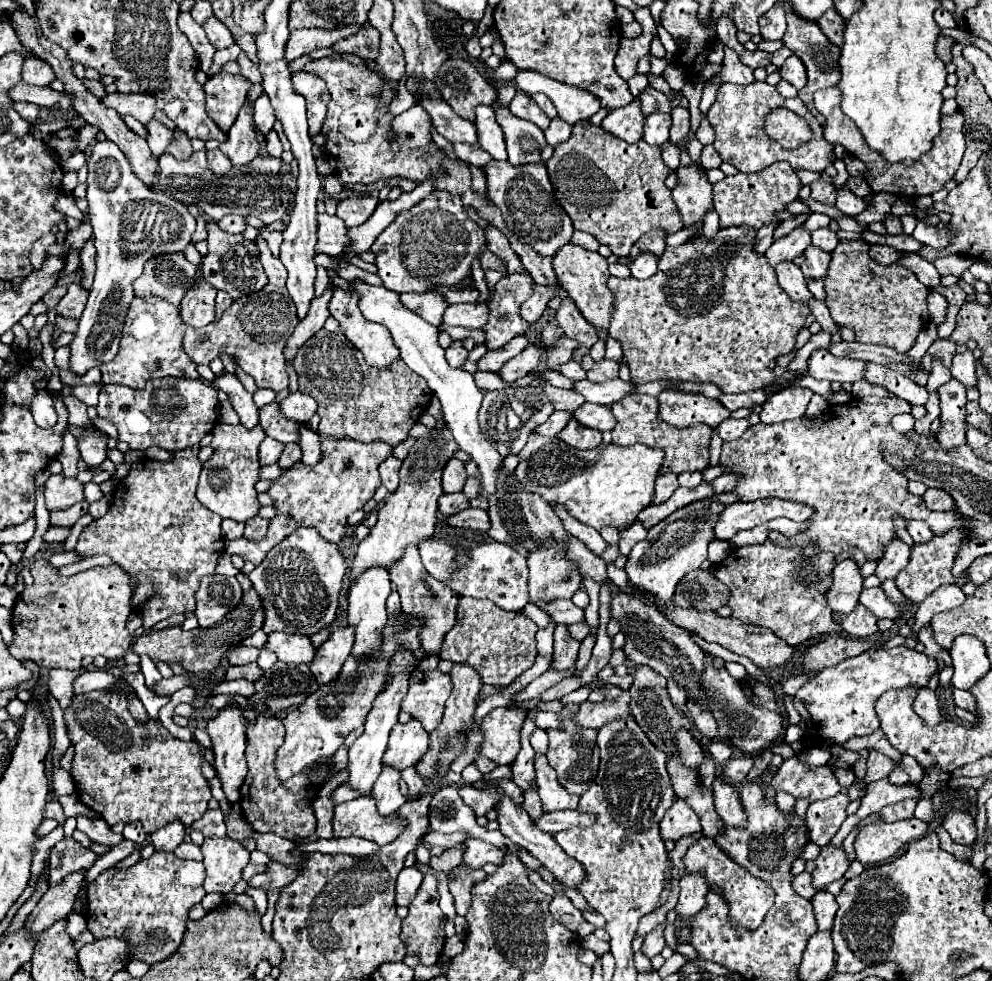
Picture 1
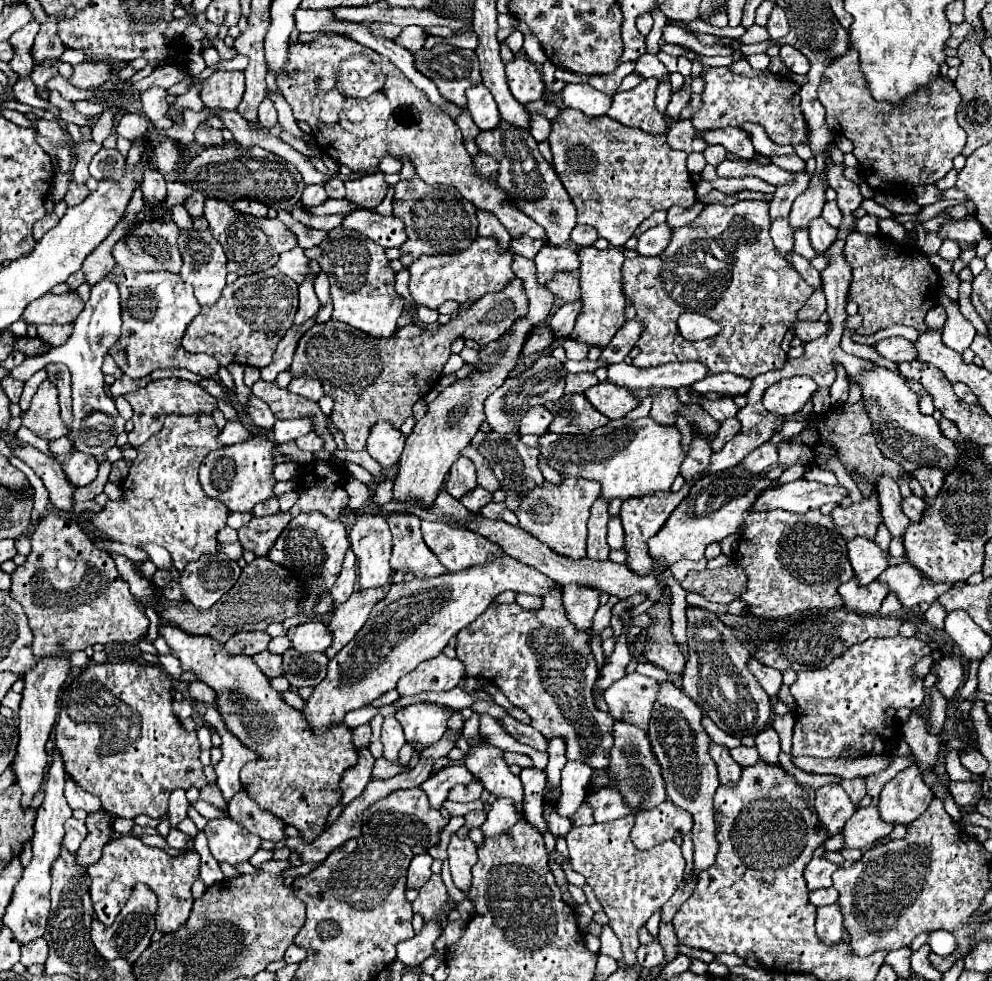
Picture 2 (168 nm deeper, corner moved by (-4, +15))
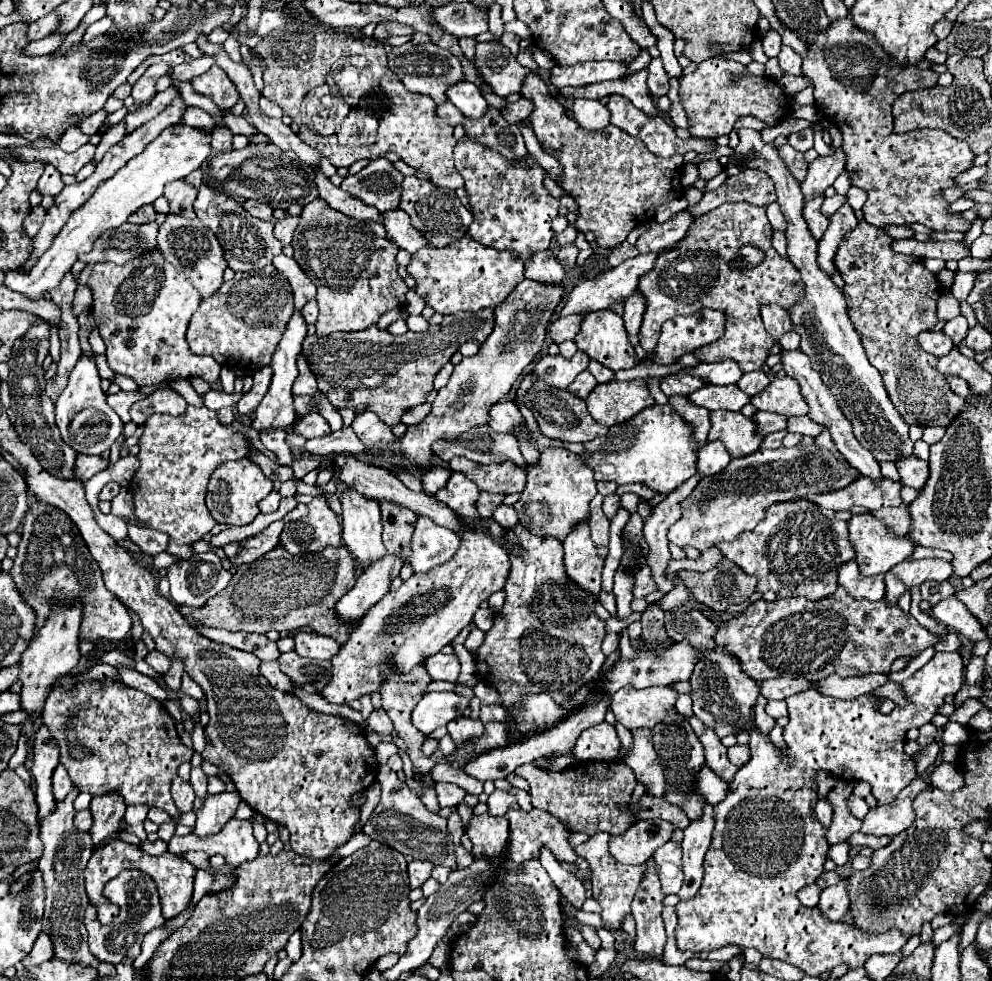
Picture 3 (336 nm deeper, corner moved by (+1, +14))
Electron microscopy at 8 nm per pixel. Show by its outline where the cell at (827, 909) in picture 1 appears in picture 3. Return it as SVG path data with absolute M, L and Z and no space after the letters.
M810 884L810 886L802 888L802 890L798 890L798 900L800 900L804 906L814 908L814 906L818 906L820 892L822 892L822 888L820 888L818 884Z

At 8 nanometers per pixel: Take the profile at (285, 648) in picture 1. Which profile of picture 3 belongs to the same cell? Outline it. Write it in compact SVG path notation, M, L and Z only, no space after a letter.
M296 632L296 652L304 658L314 658L314 660L332 660L334 654L338 654L340 646L336 640L330 636L320 636L316 632Z

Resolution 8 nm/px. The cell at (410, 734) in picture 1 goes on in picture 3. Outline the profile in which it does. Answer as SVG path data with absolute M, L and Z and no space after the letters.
M430 692L412 712L412 724L422 734L432 734L438 726L446 726L468 708L468 698L454 692Z

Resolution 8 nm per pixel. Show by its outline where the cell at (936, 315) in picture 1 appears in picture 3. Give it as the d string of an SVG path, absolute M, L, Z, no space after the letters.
M956 316L956 318L948 320L946 326L944 326L944 332L950 334L950 338L954 340L954 346L958 346L966 338L966 332L968 332L966 318L964 316Z

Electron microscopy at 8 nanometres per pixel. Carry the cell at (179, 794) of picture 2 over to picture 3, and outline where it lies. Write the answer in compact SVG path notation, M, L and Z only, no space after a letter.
M176 776L172 780L172 798L174 798L174 802L176 802L180 812L190 812L192 810L192 802L196 798L196 794L192 790L192 784L182 780L180 776Z

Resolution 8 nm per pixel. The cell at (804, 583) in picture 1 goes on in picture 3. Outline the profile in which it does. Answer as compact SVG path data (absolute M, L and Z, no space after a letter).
M794 500L794 502L782 502L776 506L770 506L766 512L766 518L750 532L740 534L732 542L718 542L714 544L724 558L738 564L746 574L752 574L758 578L760 592L772 590L778 598L790 598L790 596L804 596L808 600L822 600L830 594L834 594L838 570L842 564L854 558L854 546L848 540L848 522L838 520L834 510L822 510L820 506L814 506L814 502L808 500Z

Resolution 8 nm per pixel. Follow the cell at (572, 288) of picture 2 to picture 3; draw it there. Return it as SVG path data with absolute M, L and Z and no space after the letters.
M544 250L542 254L534 254L534 258L526 260L526 278L544 284L562 284L566 274L562 264L554 258L554 252Z

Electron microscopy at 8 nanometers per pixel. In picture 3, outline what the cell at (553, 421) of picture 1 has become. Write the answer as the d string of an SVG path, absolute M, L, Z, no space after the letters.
M502 400L496 402L490 408L490 422L488 426L496 432L512 432L516 426L524 426L524 418L518 410L518 406L514 406L512 400Z

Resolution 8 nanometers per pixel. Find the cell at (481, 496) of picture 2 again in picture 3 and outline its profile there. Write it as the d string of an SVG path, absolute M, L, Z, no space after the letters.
M480 492L480 498L478 498L478 502L476 502L480 516L482 516L482 518L492 518L492 512L494 512L498 506L502 506L504 498L506 498L506 494L502 496L502 494Z

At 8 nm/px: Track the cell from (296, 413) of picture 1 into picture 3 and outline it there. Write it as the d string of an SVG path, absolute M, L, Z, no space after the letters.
M302 354L298 356L298 370L300 370L300 374L298 374L296 382L294 382L292 394L294 396L300 396L300 394L314 396L318 392L316 378L314 378L314 374L312 374L312 370L310 370L310 366L308 366L308 362L306 362L306 358Z

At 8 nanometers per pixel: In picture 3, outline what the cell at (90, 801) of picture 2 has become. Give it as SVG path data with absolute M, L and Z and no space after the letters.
M58 764L54 768L54 778L52 778L52 794L56 800L64 800L66 794L72 790L72 782L70 776L66 774L66 768L62 764Z

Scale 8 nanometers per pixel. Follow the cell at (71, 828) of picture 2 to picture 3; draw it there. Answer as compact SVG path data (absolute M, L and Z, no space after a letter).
M80 810L80 812L76 812L76 816L74 816L74 826L78 828L78 830L90 830L90 824L92 824L92 814L90 814L90 810Z

